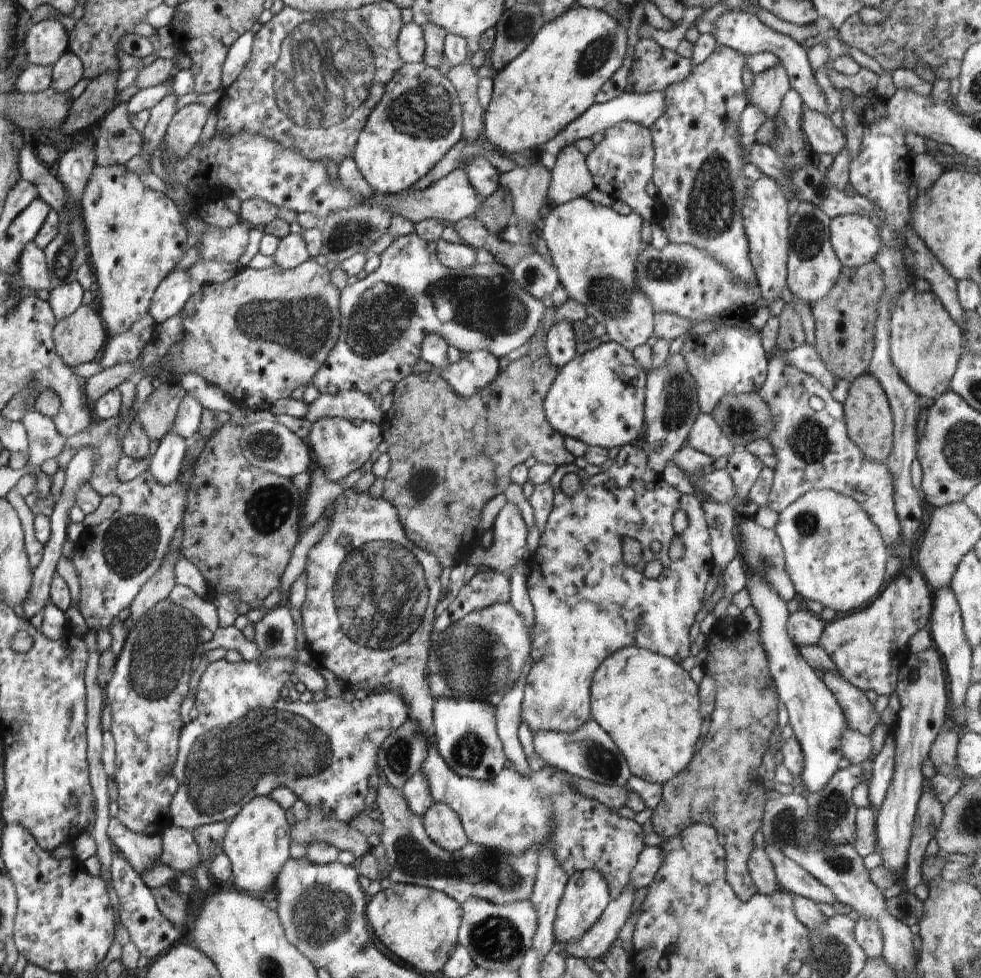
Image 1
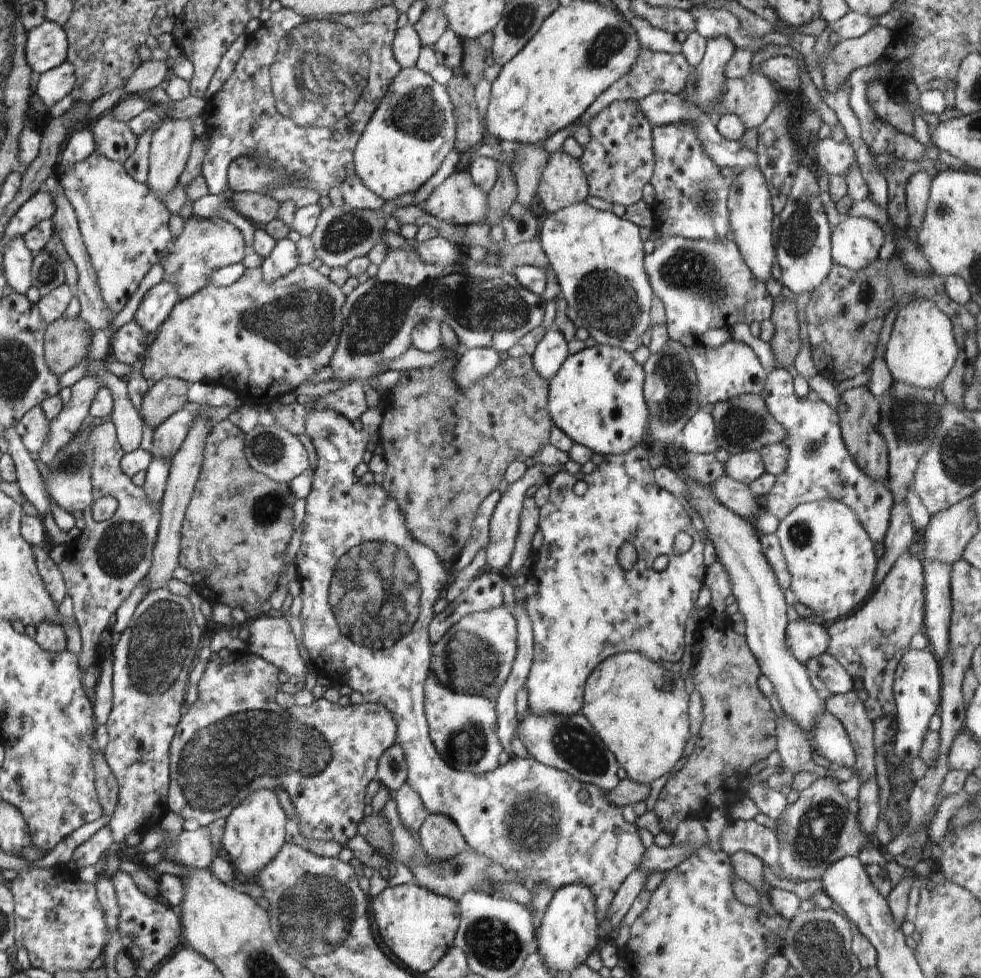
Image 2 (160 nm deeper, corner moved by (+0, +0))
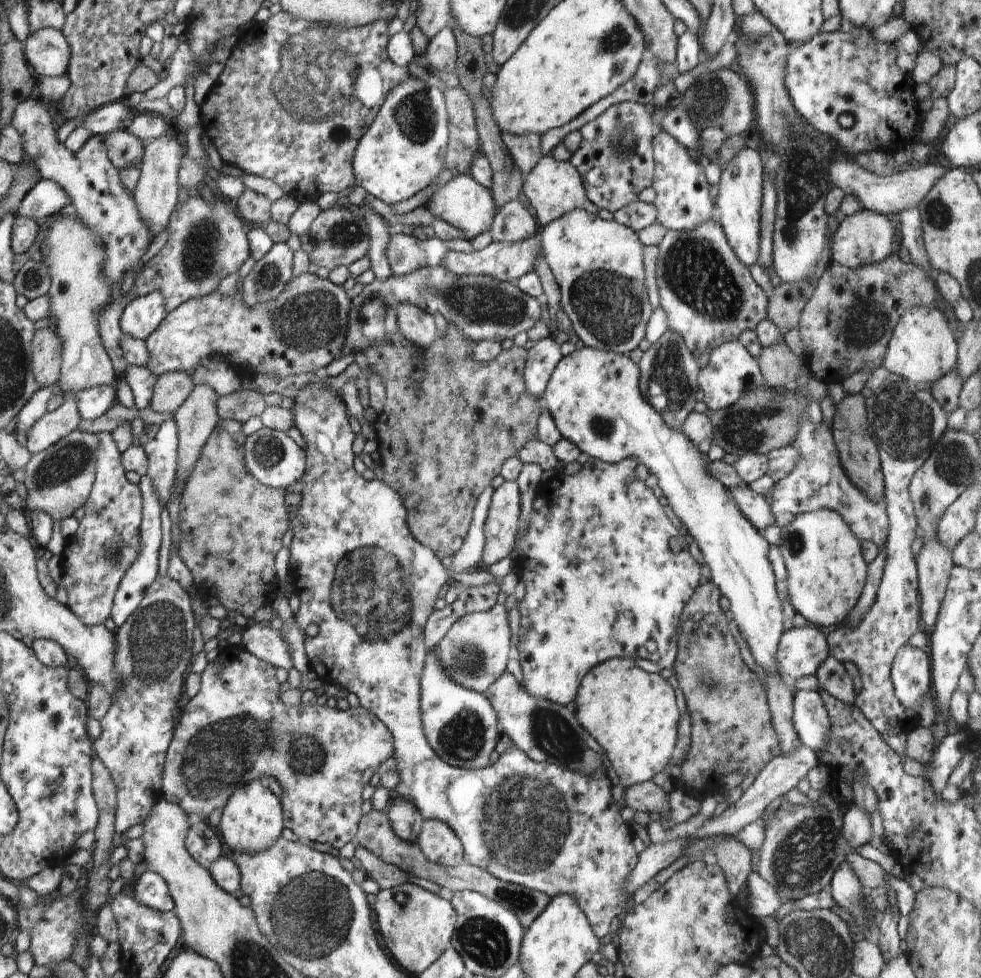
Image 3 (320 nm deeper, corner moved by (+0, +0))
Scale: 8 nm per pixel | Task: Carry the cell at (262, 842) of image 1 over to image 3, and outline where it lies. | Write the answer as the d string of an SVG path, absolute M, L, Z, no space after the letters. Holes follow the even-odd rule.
M252 779L229 796L227 803L223 806L219 823L220 832L224 842L233 852L258 853L272 846L275 840L281 837L282 830L285 828L283 816L281 800L268 789L266 783L260 779Z

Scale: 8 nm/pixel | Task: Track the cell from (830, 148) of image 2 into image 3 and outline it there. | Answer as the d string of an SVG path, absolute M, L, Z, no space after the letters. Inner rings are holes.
M850 156L844 160L833 161L827 159L828 178L834 185L846 195L855 196L864 209L870 209L882 214L899 215L902 211L917 208L919 202L928 194L928 191L936 184L936 181L946 172L943 166L928 163L913 166L902 172L882 176L863 169Z

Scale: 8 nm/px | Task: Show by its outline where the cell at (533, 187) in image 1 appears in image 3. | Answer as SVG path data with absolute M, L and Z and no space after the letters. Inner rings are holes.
M500 131L500 138L503 140L510 158L513 159L514 164L521 170L525 178L542 157L541 136L536 133L517 135Z

